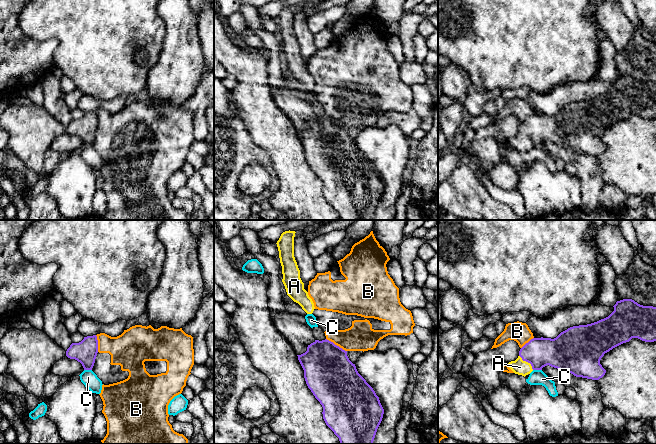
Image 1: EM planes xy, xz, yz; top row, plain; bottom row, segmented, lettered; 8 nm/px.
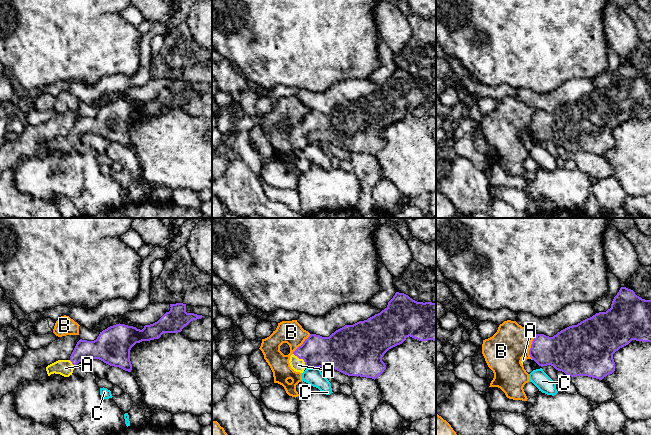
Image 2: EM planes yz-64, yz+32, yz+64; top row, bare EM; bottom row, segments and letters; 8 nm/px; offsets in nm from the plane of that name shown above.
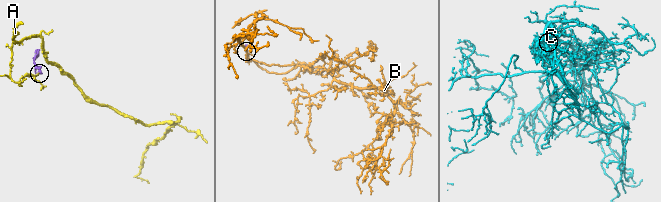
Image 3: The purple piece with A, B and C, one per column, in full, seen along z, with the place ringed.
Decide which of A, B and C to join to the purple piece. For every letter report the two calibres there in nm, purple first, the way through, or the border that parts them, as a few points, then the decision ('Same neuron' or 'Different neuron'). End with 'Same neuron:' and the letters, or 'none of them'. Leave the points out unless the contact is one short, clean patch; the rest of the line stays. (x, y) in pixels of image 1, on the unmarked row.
A: Thickness 240 nm (purple) against 120 nm. Path across: yz (539, 128), (527, 137), (520, 143). Same neuron
B: Thickness 400 nm (purple) against 220 nm. Different neuron
C: Thickness 280 nm (purple) against 130 nm. Boundary: yz (533, 145), (541, 146). Different neuron
Same neuron: A

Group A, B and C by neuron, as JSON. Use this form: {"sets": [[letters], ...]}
{"sets": [["A"], ["B"], ["C"]]}

